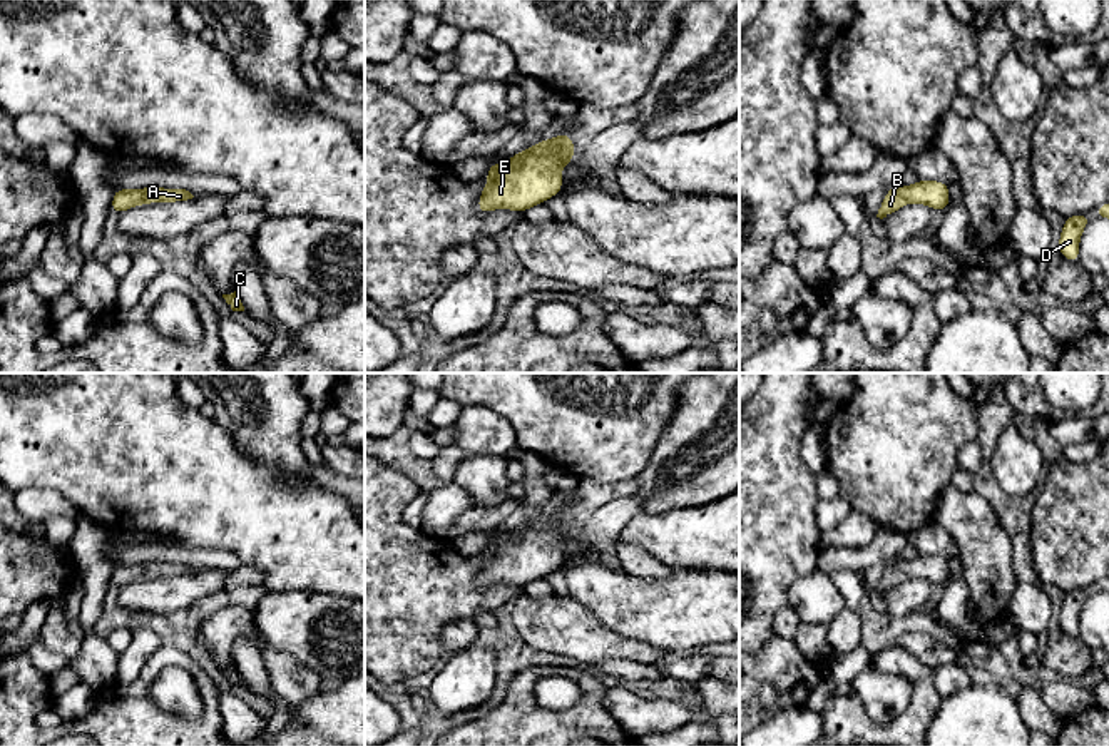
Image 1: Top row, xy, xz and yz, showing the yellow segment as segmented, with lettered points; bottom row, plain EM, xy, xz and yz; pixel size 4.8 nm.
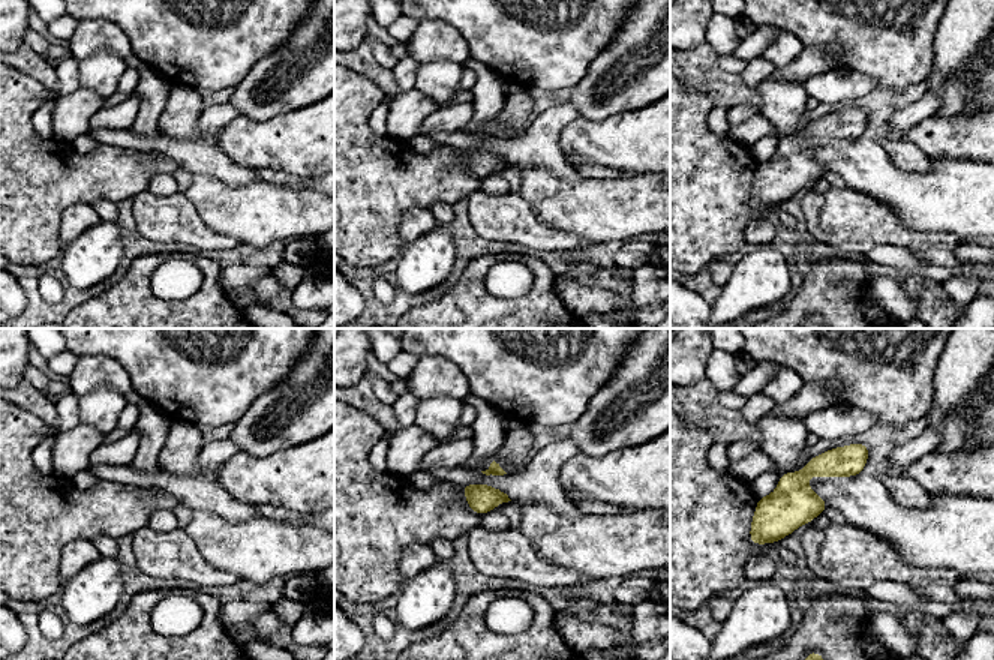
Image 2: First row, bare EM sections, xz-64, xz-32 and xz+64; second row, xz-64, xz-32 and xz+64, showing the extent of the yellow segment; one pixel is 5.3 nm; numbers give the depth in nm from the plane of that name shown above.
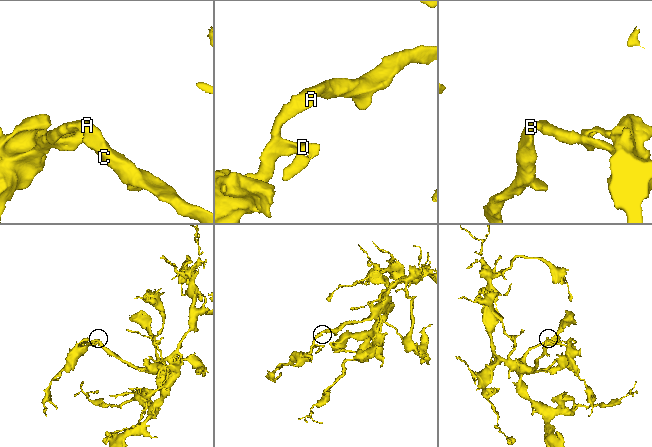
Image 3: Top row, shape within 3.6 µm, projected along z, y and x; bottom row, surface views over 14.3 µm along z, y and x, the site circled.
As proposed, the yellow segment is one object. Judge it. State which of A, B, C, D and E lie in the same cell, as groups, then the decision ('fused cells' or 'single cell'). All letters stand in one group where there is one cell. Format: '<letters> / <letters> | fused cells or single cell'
A B C D E | single cell

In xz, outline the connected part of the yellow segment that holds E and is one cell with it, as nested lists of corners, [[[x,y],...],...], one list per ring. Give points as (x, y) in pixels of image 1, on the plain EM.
[[[557,508],[554,514],[544,514],[537,520],[524,524],[520,529],[507,532],[505,539],[492,539],[485,549],[488,557],[480,567],[477,585],[510,584],[525,587],[537,579],[544,579],[560,567],[564,555],[559,547],[572,535],[574,512]]]

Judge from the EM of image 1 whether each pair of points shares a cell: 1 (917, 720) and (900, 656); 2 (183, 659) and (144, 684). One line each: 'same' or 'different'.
1: same
2: same

